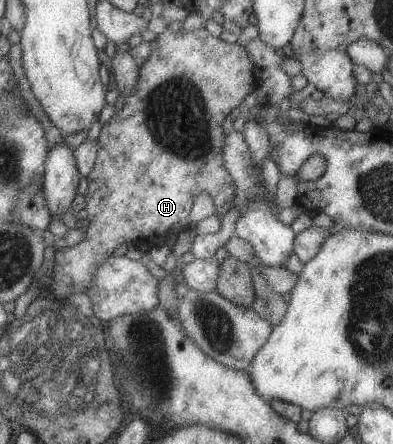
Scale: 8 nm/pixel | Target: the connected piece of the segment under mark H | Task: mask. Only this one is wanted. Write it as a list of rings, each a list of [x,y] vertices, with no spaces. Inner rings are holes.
[[[206,27],[196,30],[180,30],[178,32],[172,32],[166,30],[164,33],[160,33],[153,41],[150,41],[152,46],[150,60],[146,60],[140,67],[138,75],[138,84],[136,84],[136,90],[134,94],[128,94],[124,97],[124,108],[114,113],[114,116],[104,124],[101,128],[101,133],[98,139],[98,154],[96,164],[92,167],[90,174],[87,176],[87,182],[89,187],[85,194],[85,209],[88,212],[88,220],[90,226],[86,230],[84,240],[81,240],[74,246],[68,246],[68,248],[58,248],[55,250],[55,264],[53,266],[51,277],[52,284],[49,287],[49,295],[61,300],[67,301],[68,298],[80,292],[87,293],[92,288],[92,280],[96,276],[96,270],[100,268],[101,264],[104,264],[108,258],[114,254],[114,250],[120,245],[132,244],[136,240],[150,240],[150,242],[158,242],[158,240],[164,240],[164,236],[169,238],[168,234],[174,230],[174,228],[185,229],[190,227],[190,210],[192,210],[192,204],[198,195],[202,192],[212,198],[215,207],[215,214],[223,216],[234,205],[234,194],[236,187],[234,186],[232,177],[226,167],[224,166],[223,159],[223,146],[225,145],[225,134],[223,129],[224,120],[234,108],[242,105],[244,99],[254,88],[254,64],[252,64],[252,58],[248,54],[248,49],[243,43],[228,43],[222,40],[220,37],[215,37],[208,33]]]

